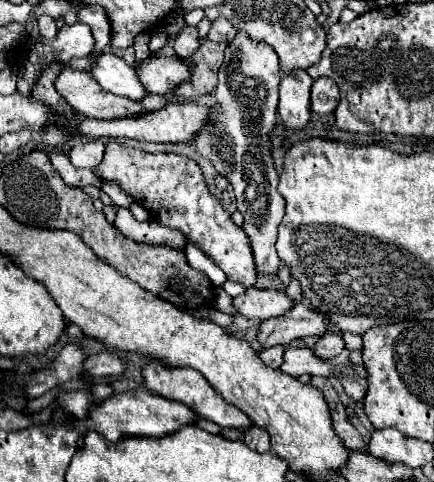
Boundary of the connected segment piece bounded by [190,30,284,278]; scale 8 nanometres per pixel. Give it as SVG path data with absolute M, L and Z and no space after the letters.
M238 32L226 48L226 58L220 68L216 98L216 124L204 128L200 138L190 144L208 158L222 176L230 180L236 196L238 212L244 216L242 230L250 240L254 254L256 272L260 276L276 278L280 268L280 258L274 248L278 238L278 224L284 216L284 200L278 194L278 174L270 158L268 134L276 124L278 106L278 84L280 84L280 60L266 42L252 40L246 32Z

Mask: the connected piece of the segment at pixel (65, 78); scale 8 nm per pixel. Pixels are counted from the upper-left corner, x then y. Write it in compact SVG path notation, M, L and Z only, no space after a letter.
M64 66L56 78L56 92L82 116L88 118L124 118L124 116L138 116L146 110L124 98L110 92L104 92L84 70L74 70Z

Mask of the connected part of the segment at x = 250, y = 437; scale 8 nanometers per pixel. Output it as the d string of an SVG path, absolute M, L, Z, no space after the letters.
M250 426L244 432L244 442L256 452L268 452L270 450L270 434L260 426Z

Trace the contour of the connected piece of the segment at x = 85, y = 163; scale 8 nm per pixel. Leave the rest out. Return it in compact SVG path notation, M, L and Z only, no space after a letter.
M86 142L70 148L68 158L76 168L94 168L96 164L102 162L102 154L104 154L102 142Z

